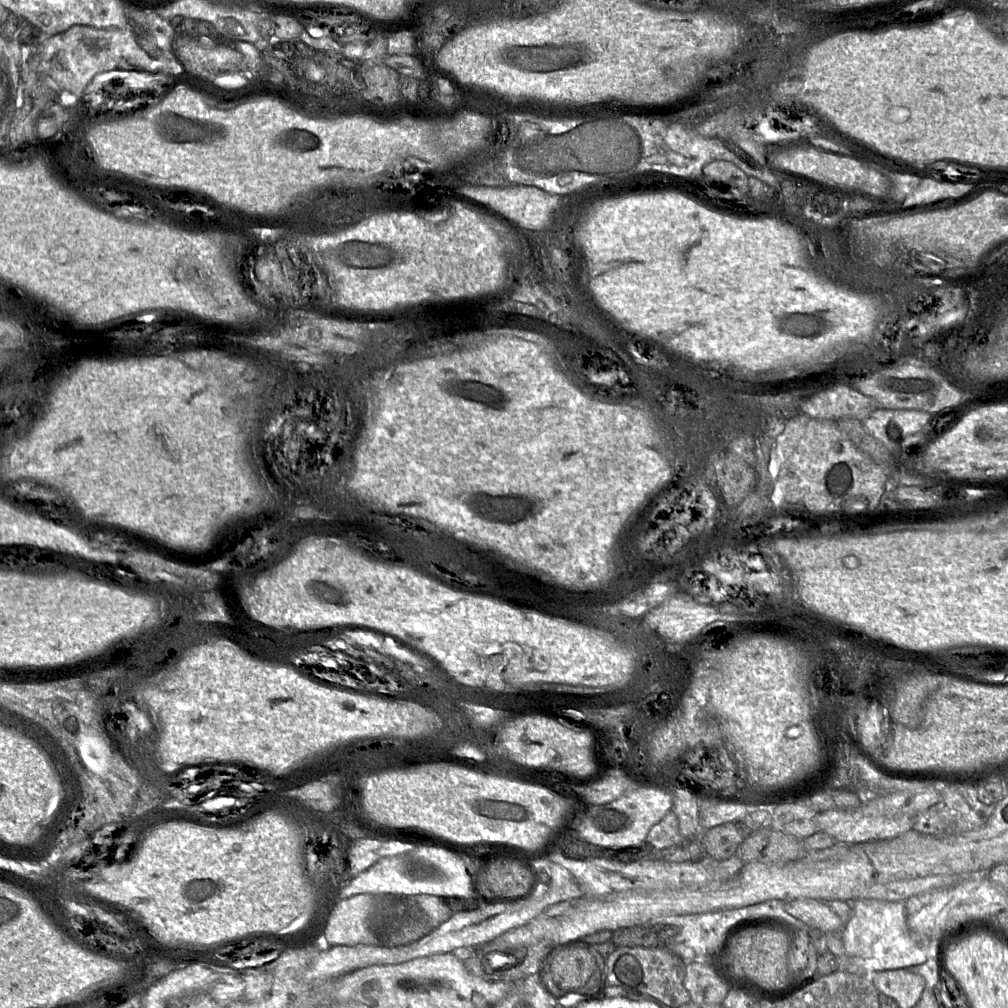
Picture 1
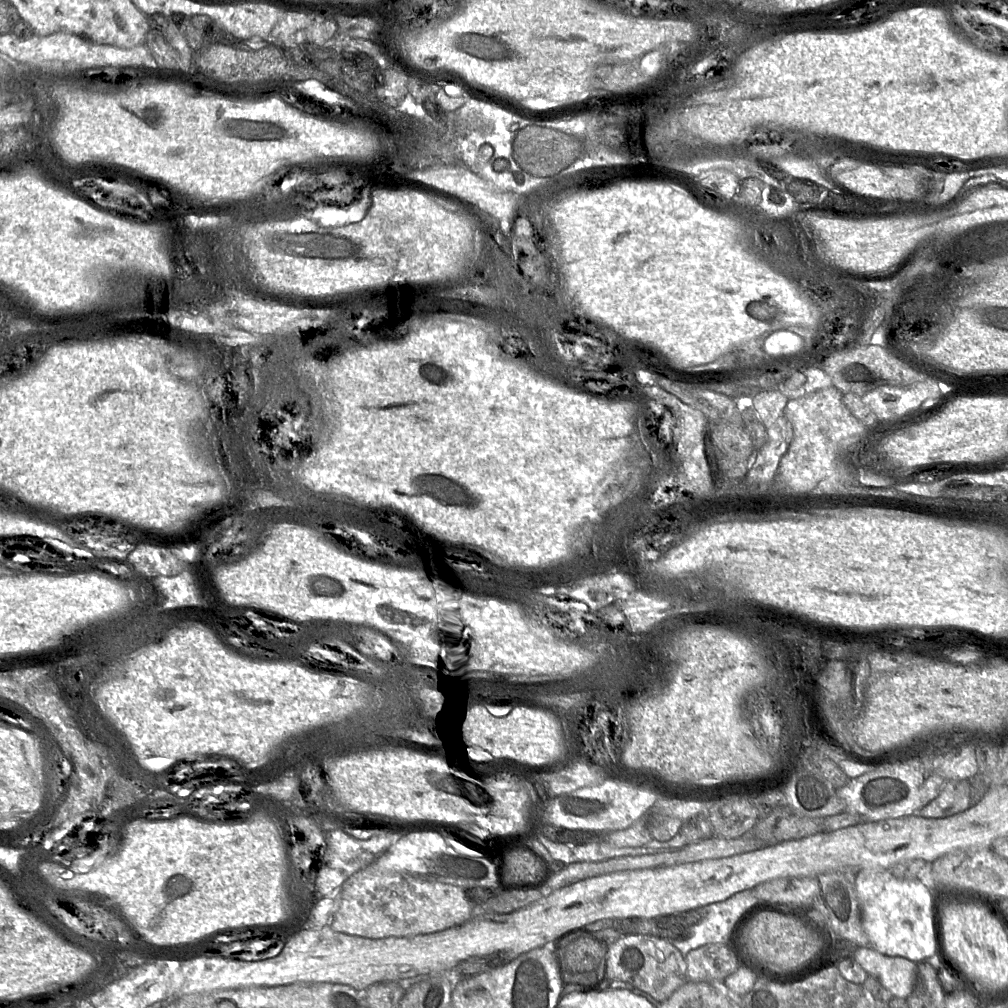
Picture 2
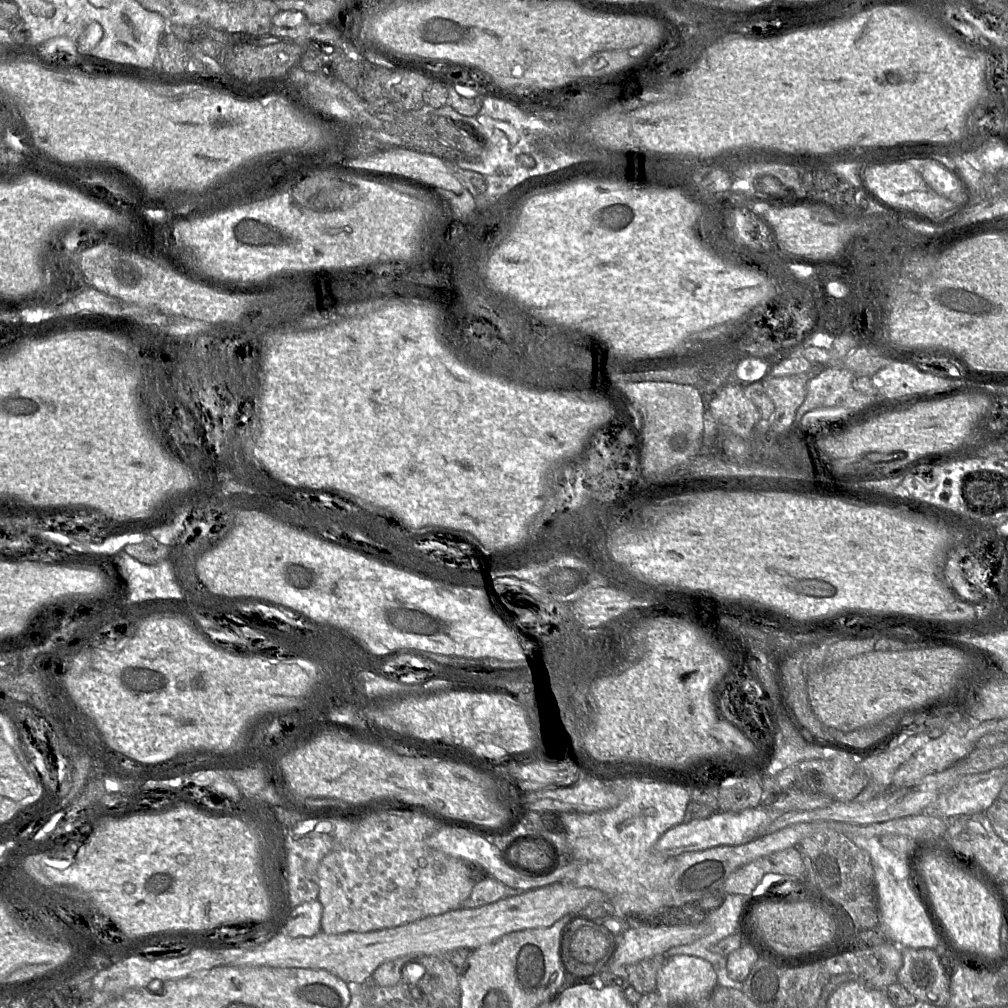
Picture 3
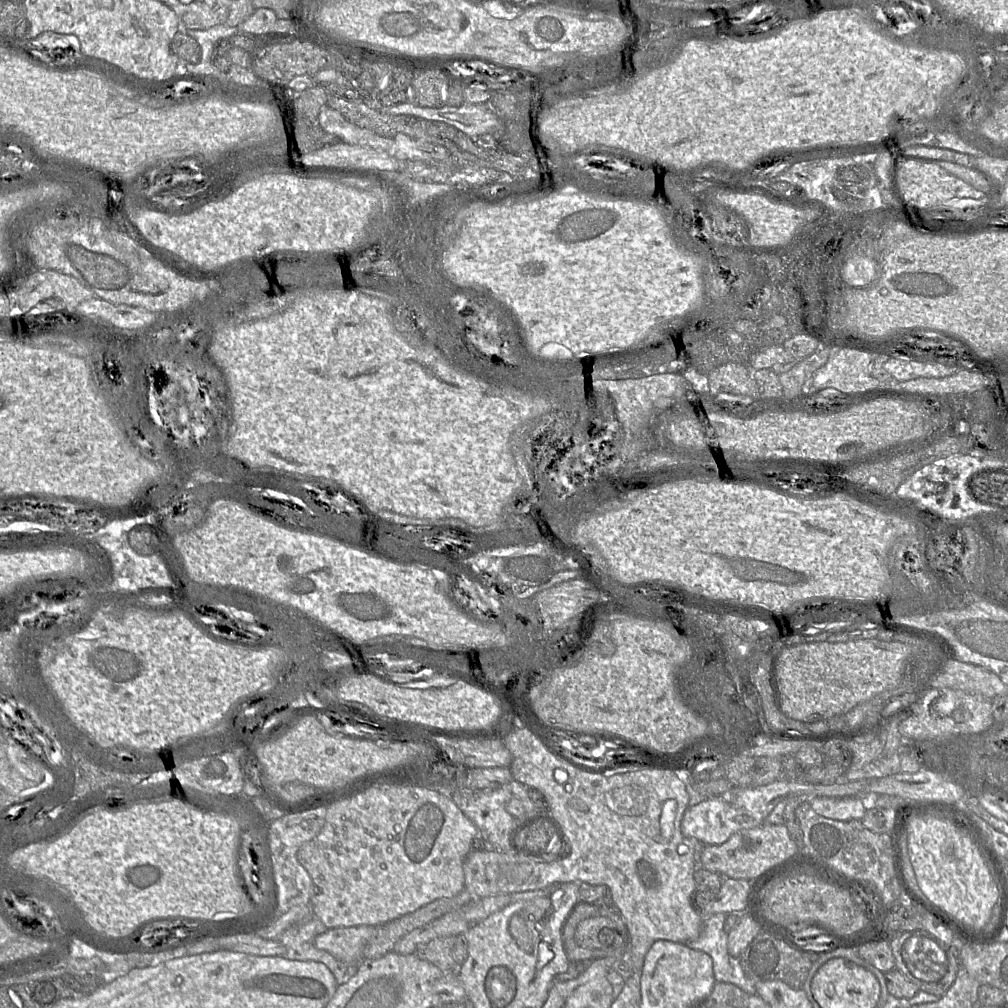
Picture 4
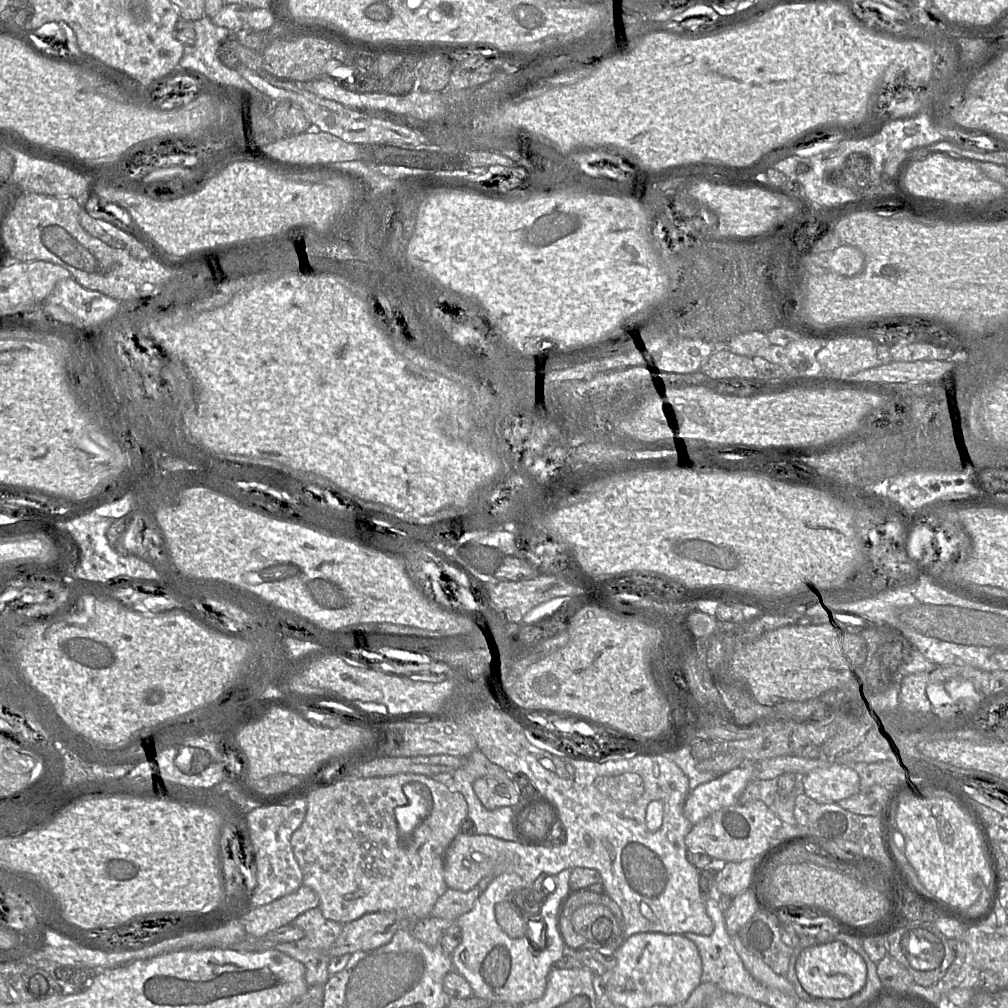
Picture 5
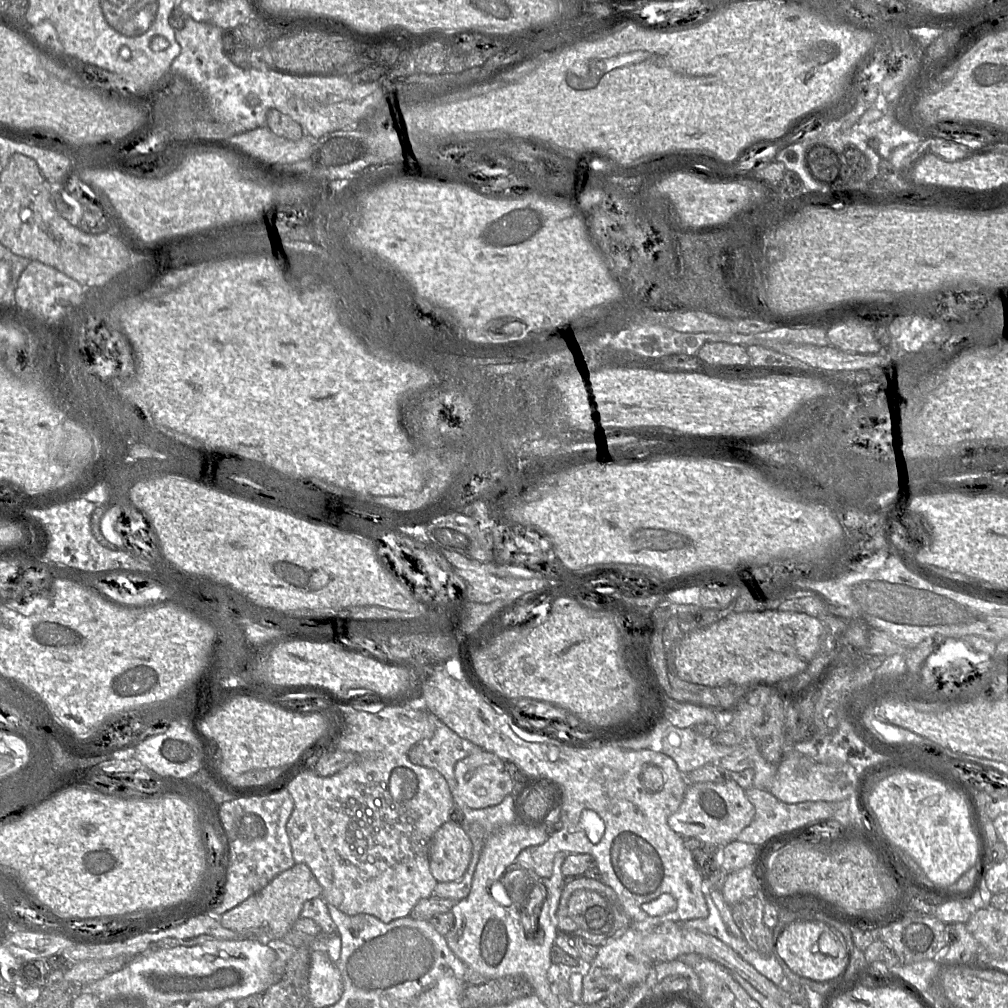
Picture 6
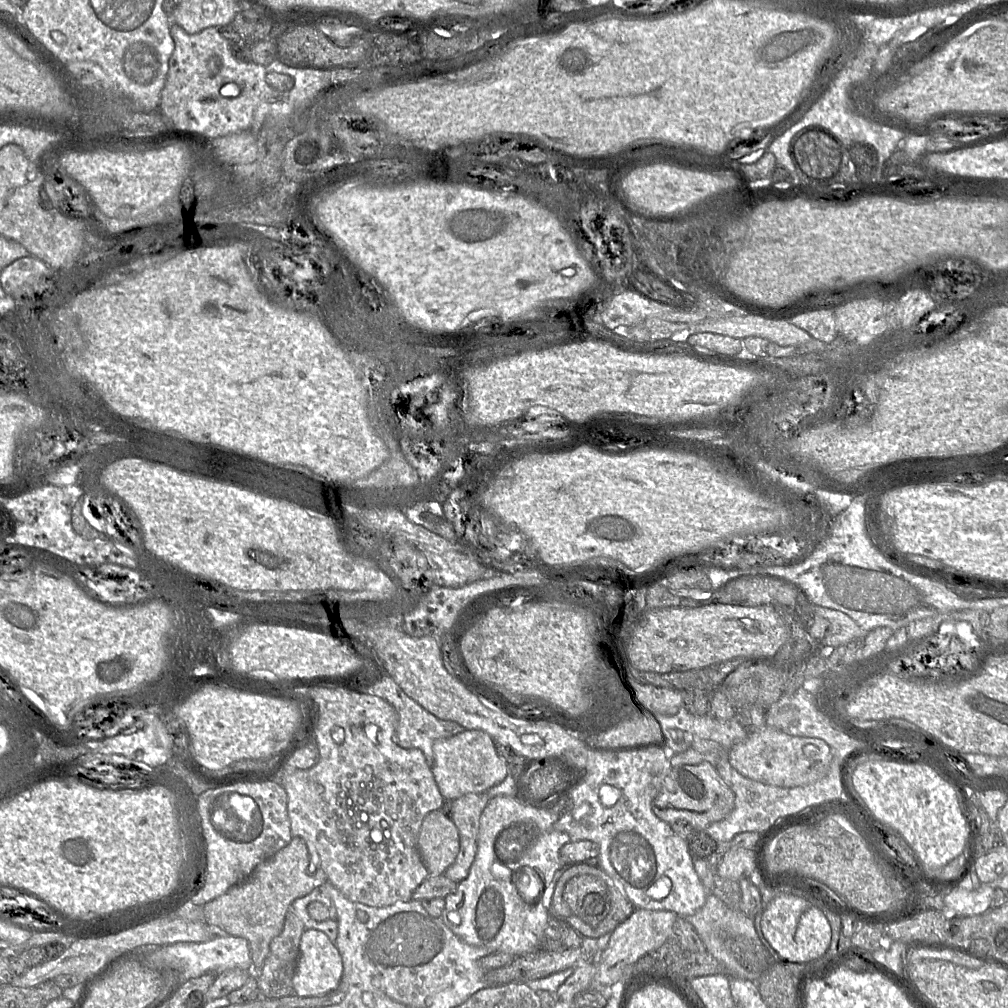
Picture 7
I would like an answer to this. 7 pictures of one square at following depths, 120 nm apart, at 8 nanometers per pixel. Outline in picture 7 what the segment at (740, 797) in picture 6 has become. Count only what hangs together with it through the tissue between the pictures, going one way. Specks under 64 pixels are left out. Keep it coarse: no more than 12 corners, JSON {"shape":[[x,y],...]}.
{"shape":[[708,761],[676,765],[653,813],[694,830],[725,819],[734,793]]}

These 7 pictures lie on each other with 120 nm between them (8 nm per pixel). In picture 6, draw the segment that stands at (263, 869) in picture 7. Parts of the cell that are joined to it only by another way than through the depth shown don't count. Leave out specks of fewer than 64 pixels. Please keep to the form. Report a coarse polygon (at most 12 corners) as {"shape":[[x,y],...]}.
{"shape":[[295,863],[222,914],[237,933],[282,938],[305,902],[322,897],[306,864]]}

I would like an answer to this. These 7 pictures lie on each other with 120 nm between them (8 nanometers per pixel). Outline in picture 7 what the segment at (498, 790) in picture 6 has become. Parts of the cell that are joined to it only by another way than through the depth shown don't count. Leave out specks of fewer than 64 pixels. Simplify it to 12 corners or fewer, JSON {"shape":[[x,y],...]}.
{"shape":[[463,730],[433,744],[446,802],[509,774],[494,740]]}

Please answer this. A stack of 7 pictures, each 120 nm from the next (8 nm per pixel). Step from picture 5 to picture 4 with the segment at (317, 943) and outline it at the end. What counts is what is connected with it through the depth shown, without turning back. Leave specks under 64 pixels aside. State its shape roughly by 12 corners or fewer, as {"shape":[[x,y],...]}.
{"shape":[[315,916],[280,936],[283,956],[324,964],[340,985],[352,976],[327,951],[315,946],[327,930]]}

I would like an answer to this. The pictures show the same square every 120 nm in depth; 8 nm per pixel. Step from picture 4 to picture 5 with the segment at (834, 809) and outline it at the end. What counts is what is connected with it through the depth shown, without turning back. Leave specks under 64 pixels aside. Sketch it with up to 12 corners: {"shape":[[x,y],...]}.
{"shape":[[843,764],[801,777],[803,793],[833,804],[860,791],[859,777]]}

